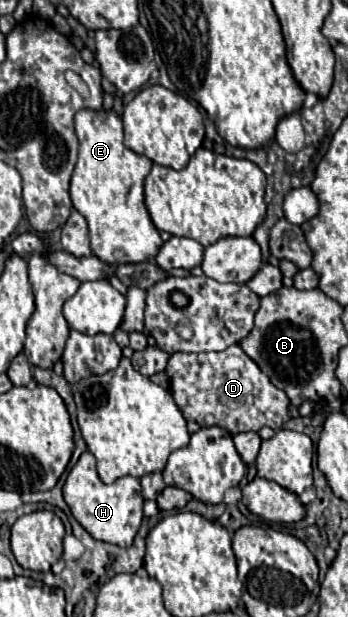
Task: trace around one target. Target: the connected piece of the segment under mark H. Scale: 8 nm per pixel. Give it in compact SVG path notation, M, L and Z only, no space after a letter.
M85 451L77 465L71 469L65 485L63 485L63 497L69 505L73 517L81 523L81 527L95 539L113 543L119 547L131 547L135 533L143 519L143 495L141 495L141 483L139 479L133 479L131 475L125 475L117 479L111 485L105 485L95 469L95 457Z

